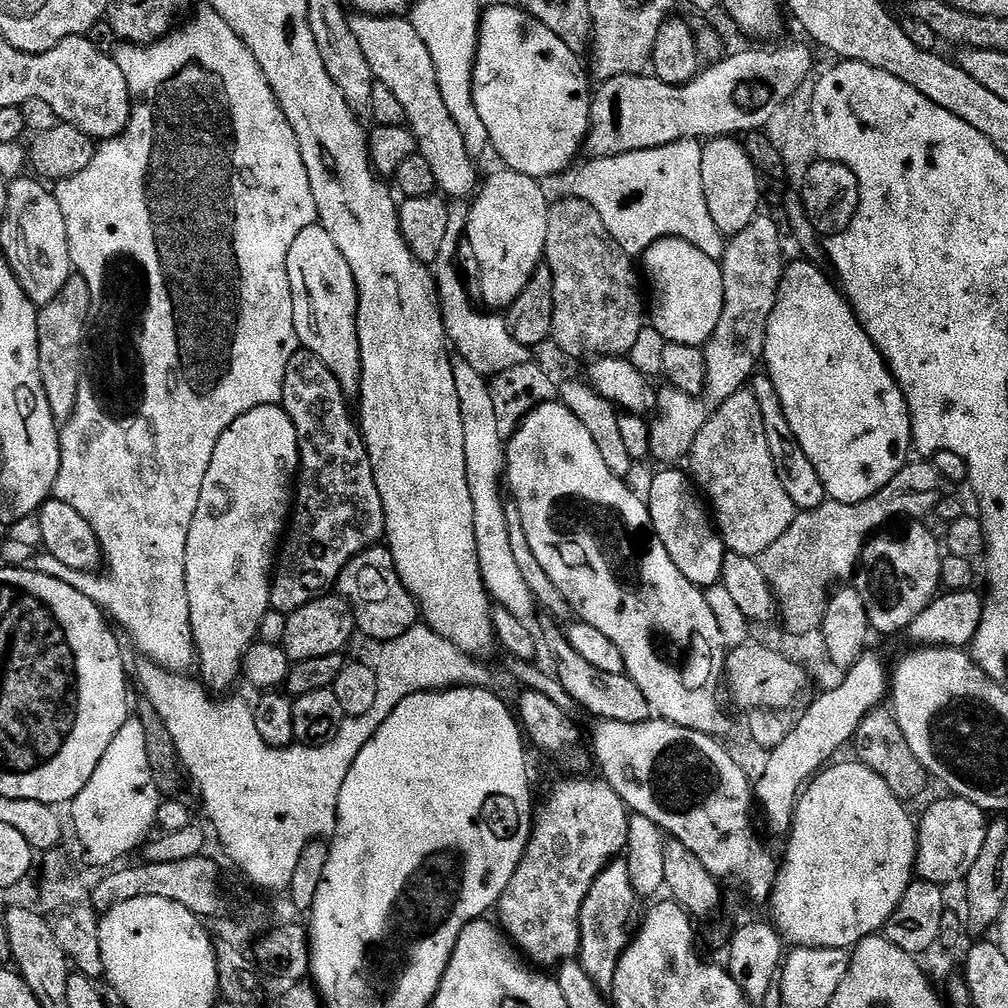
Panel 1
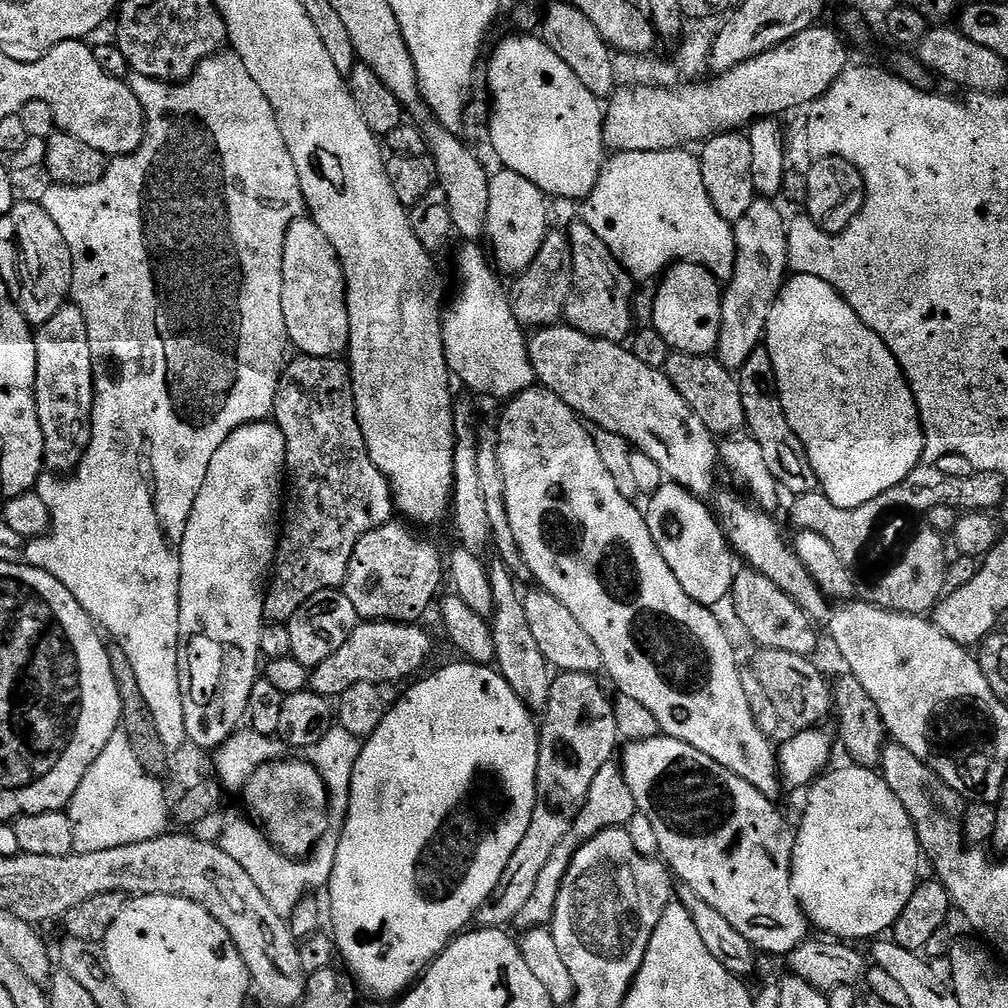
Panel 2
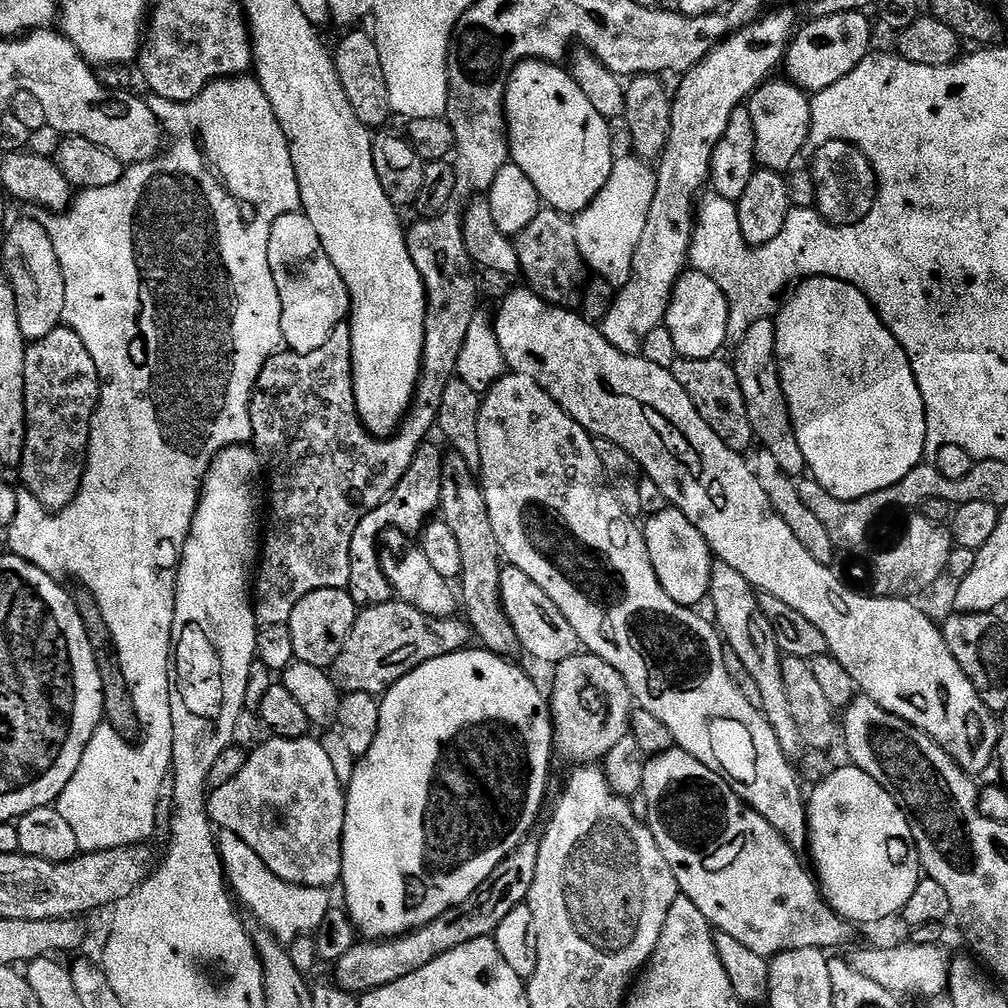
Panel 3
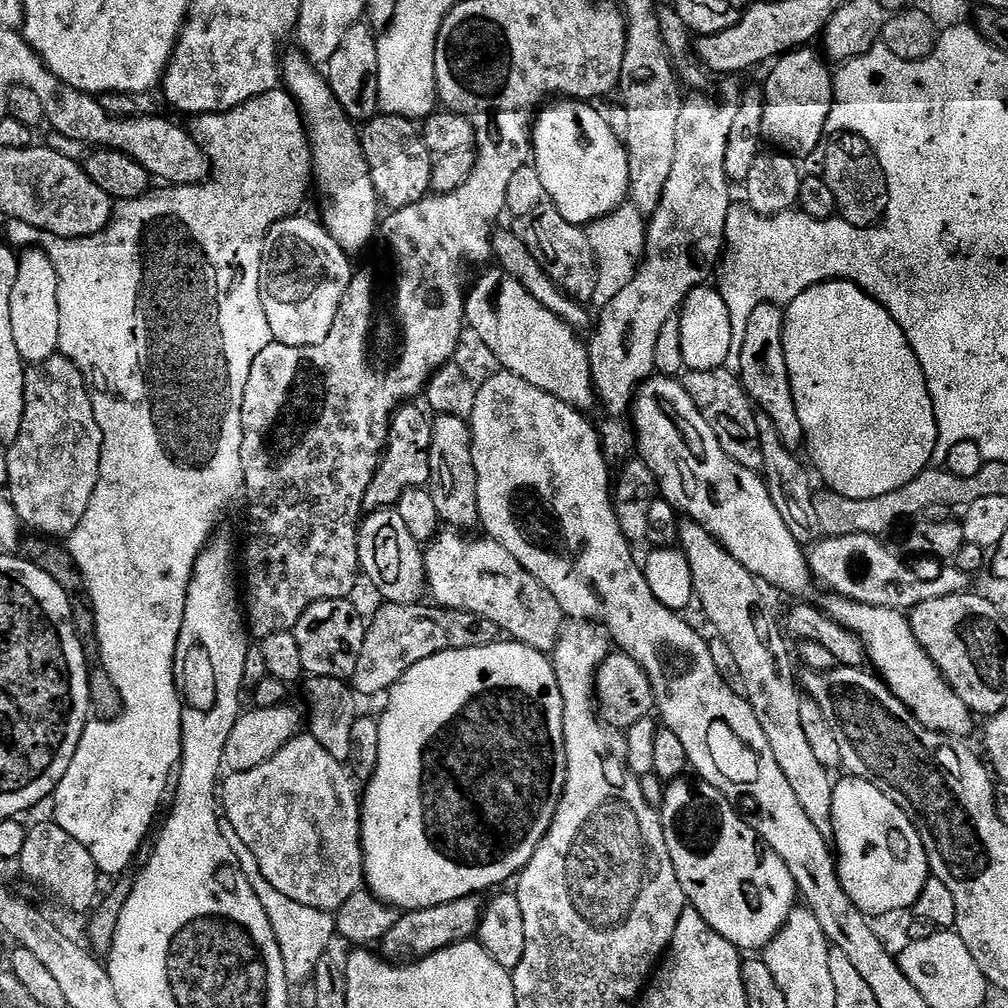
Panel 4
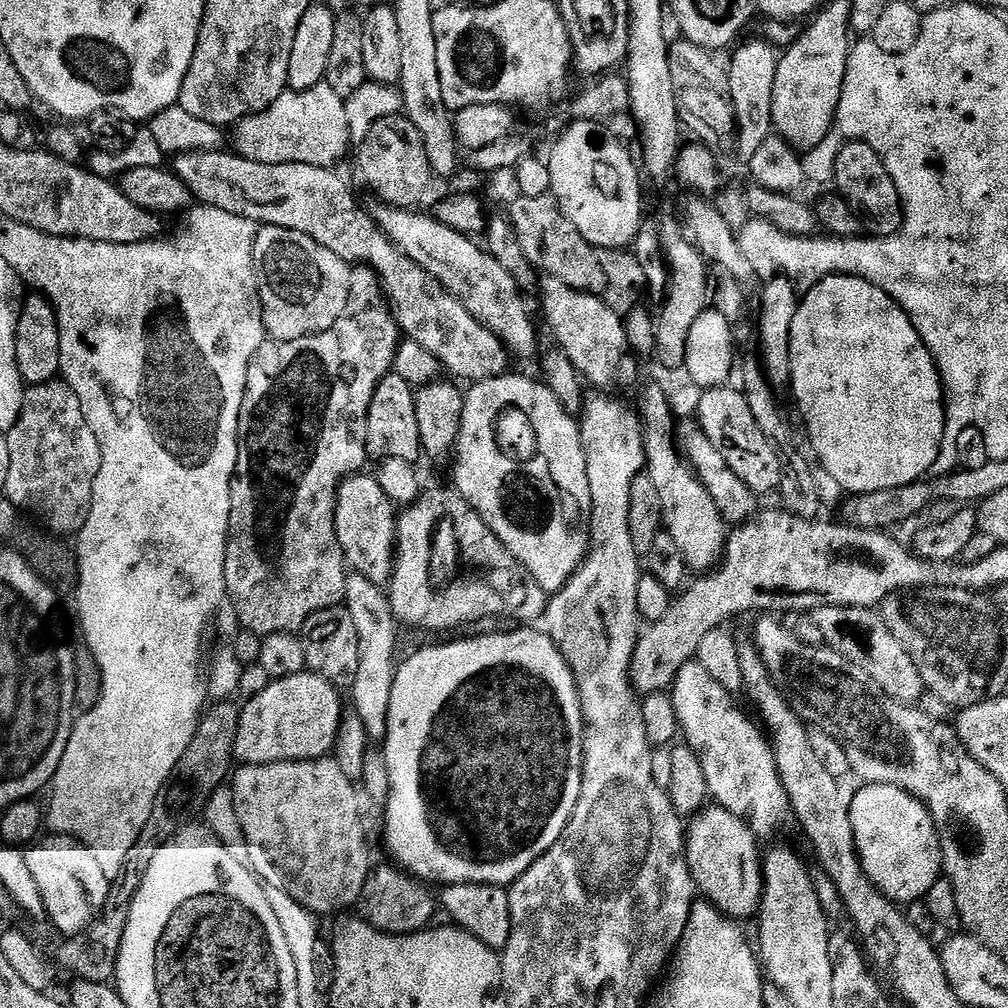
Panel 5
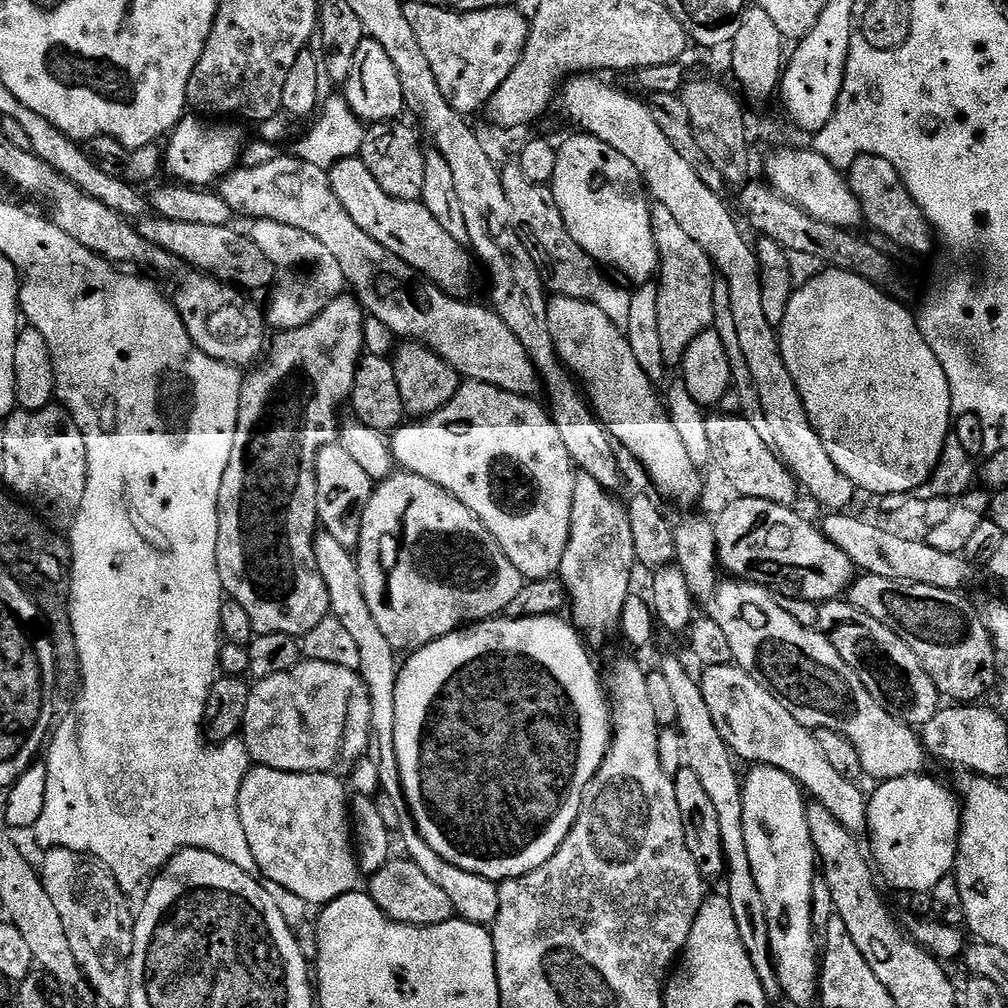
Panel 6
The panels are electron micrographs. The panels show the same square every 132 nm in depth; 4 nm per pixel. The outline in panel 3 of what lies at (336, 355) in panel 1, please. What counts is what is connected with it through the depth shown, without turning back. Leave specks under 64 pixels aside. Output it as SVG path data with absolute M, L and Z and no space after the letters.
M303 211L278 217L270 230L268 257L270 274L274 274L274 286L278 286L278 298L282 302L280 325L284 344L298 354L310 354L310 350L326 346L326 338L349 319L350 301L338 266L322 250L322 238L318 238L314 222Z

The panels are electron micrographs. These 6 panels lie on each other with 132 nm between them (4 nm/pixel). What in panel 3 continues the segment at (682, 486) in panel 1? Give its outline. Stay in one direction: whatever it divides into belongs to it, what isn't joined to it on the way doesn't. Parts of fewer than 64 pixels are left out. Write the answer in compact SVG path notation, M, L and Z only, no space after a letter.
M669 506L660 513L649 515L643 521L642 531L654 574L658 574L658 582L662 582L662 590L666 590L666 594L670 594L674 602L687 608L696 608L703 600L705 603L712 591L714 557L712 547L706 542L706 538L702 538L698 526L694 526L694 522L686 518L686 514Z

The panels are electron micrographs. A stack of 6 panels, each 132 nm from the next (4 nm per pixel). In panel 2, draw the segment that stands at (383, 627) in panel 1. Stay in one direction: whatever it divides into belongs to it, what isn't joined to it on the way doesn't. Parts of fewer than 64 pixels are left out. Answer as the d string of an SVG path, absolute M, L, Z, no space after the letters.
M389 522L370 530L354 546L342 590L354 602L361 621L392 620L395 624L423 621L436 591L446 580L446 564L442 552L423 540L407 523Z

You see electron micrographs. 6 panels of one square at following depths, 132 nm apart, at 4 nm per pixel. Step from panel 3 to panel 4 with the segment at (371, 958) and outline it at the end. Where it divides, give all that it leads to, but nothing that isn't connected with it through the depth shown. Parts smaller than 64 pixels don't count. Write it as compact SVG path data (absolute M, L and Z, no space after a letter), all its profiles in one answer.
M475 895L458 898L442 906L430 906L426 910L405 912L394 930L380 940L379 955L389 962L415 962L463 940L471 940L480 931L480 917L484 915L485 907L485 901Z

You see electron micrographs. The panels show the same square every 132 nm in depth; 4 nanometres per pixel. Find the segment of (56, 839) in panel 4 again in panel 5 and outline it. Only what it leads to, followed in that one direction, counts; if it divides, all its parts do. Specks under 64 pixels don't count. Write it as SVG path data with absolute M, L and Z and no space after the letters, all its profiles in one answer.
M59 834L51 838L53 840L41 839L33 843L27 849L26 857L38 890L41 891L47 919L52 919L52 924L61 932L61 937L77 936L100 917L100 911L106 906L110 873L104 869L102 862L98 862L94 850L81 844L79 840Z

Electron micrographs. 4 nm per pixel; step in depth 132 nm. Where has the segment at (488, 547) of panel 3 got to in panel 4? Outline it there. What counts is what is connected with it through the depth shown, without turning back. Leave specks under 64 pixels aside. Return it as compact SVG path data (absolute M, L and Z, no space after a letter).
M437 415L432 421L430 438L430 478L427 485L430 498L434 498L441 521L456 530L477 527L478 478L472 457L472 429L469 421L460 417Z

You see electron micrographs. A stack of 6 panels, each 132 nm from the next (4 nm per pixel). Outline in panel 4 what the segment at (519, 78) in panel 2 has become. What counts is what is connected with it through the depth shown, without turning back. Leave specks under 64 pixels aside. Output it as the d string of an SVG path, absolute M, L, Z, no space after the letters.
M561 99L539 109L536 123L532 125L532 154L538 178L542 178L545 197L553 208L566 218L566 222L587 226L595 220L609 216L629 199L630 166L625 141L616 137L606 122L603 111L588 102Z

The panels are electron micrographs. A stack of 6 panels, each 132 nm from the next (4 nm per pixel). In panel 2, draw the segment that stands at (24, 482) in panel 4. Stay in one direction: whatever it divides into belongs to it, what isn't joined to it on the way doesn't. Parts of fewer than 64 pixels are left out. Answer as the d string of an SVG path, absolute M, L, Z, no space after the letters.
M74 302L65 303L63 308L50 318L50 322L39 325L35 329L36 337L36 405L38 406L38 422L42 426L42 442L44 443L44 463L53 473L71 474L82 462L92 437L92 355L88 345L88 337L84 331L84 315Z

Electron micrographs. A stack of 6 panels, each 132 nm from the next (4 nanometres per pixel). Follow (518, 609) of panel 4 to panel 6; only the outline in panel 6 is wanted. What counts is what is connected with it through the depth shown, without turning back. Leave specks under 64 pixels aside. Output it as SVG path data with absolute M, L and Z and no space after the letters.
M403 470L397 471L388 480L383 480L375 485L372 497L363 507L361 536L355 546L354 555L358 574L362 578L362 594L366 594L366 606L370 606L370 614L374 614L374 622L378 622L378 630L382 630L386 642L390 642L390 646L397 650L425 648L427 644L446 634L465 626L471 626L481 620L490 620L507 613L512 607L514 598L517 598L526 583L524 575L516 569L514 562L510 562L510 558L506 558L502 546L498 546L496 539L488 533L486 526L470 509L462 506L462 502L458 502L458 498L454 498L449 492L442 490L442 486L434 486L434 482Z

